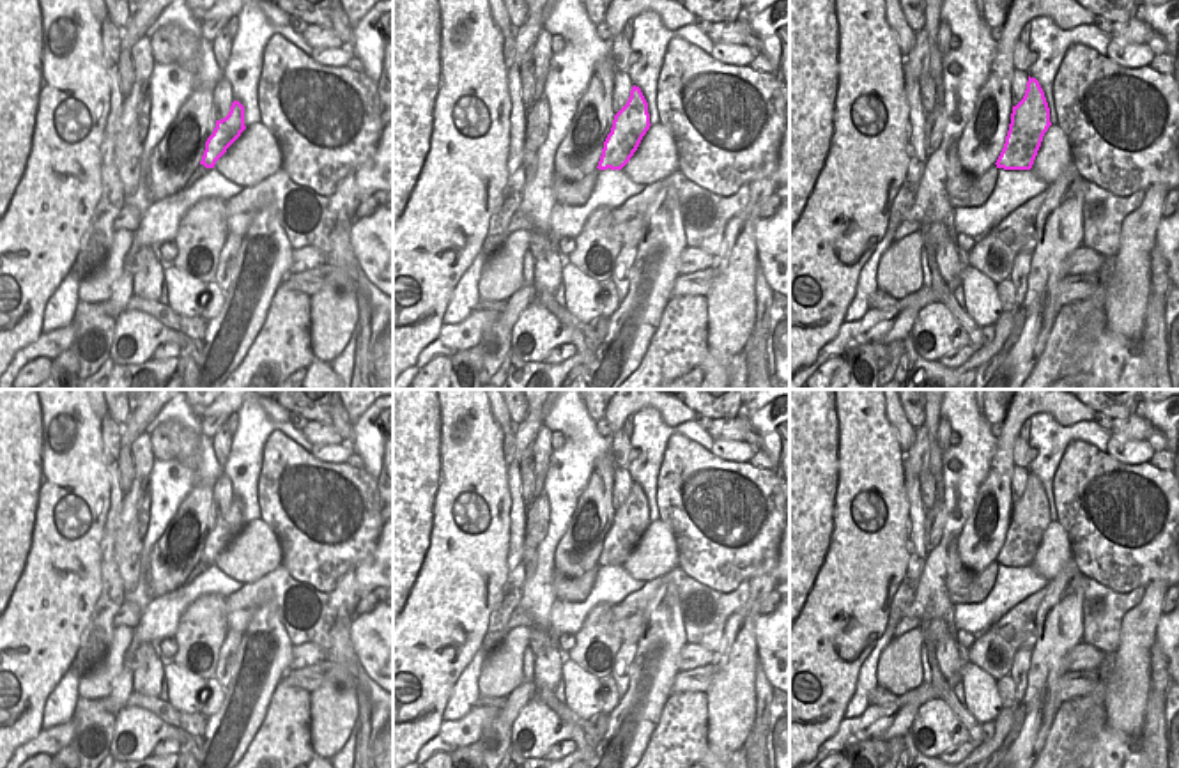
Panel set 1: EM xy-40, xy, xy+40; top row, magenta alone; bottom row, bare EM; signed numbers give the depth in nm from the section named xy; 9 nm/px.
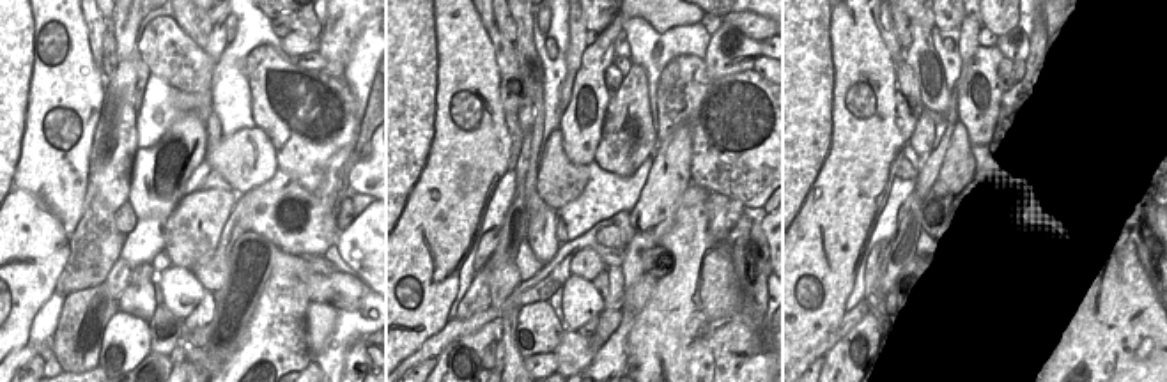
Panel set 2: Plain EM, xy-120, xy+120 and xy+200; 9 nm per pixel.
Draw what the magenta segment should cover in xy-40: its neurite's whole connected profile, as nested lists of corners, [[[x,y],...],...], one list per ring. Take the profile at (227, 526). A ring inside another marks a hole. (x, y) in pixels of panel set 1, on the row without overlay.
[[[234,497],[225,515],[216,517],[212,531],[205,538],[205,547],[200,561],[214,564],[216,557],[227,549],[227,545],[241,533],[244,522],[244,503]]]

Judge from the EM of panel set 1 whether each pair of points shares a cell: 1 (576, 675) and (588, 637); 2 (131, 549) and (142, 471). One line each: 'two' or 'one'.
1: two
2: one

